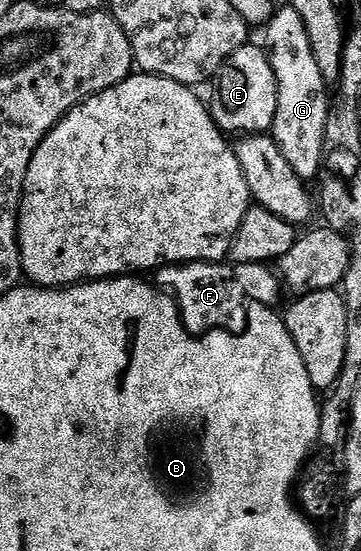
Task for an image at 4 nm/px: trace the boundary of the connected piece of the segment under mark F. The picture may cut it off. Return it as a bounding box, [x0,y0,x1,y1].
[155,262,248,337]

